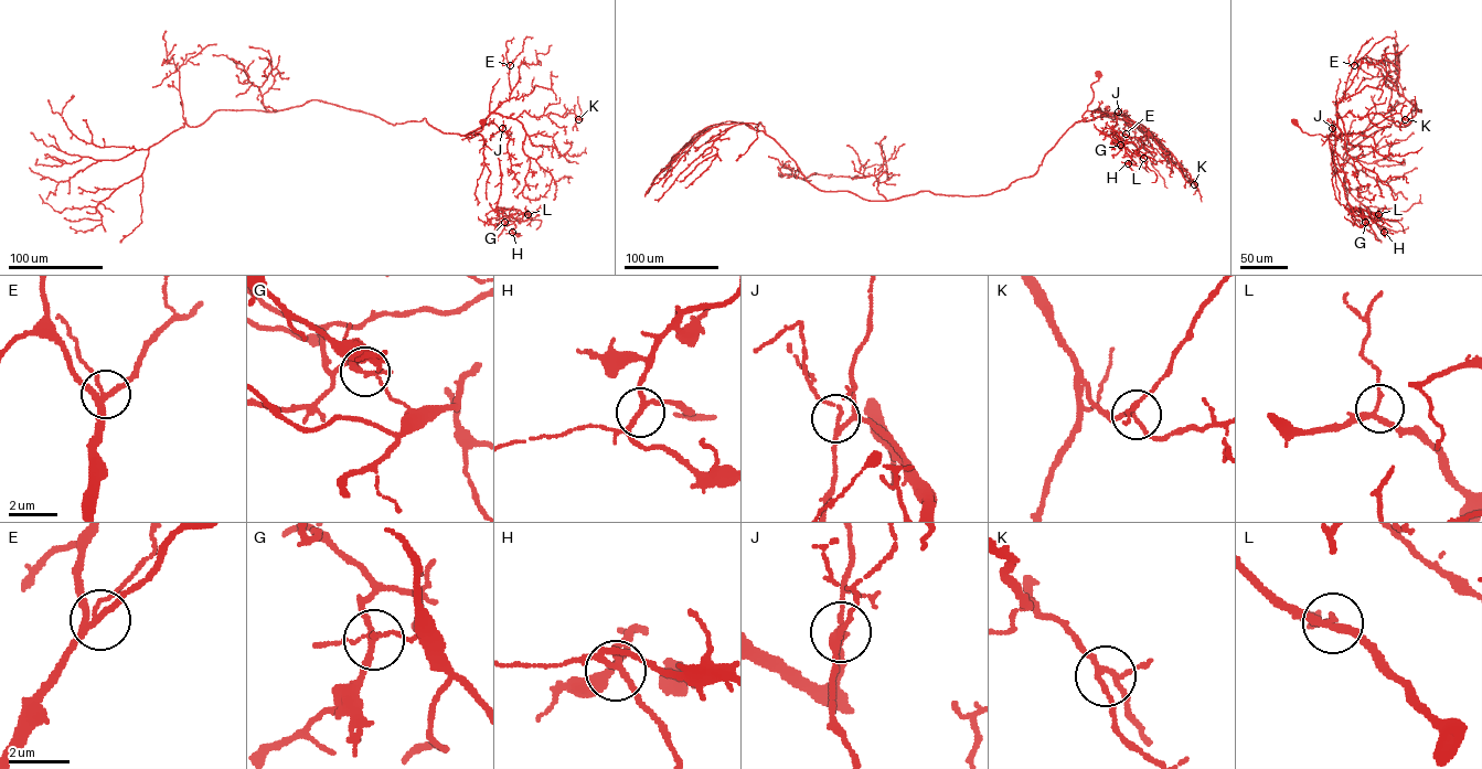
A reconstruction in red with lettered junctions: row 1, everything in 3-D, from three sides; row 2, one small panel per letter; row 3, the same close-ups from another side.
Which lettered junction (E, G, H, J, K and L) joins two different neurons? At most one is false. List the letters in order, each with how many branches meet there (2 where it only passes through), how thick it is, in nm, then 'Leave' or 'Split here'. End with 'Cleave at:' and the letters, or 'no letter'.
E: Branches: 4. Thickness 200 nm. Leave
G: Branches: 4. Thickness 190 nm. Split here
H: Branches: 3. Thickness 170 nm. Leave
J: Branches: 3. Thickness 160 nm. Leave
K: Branches: 4. Thickness 160 nm. Leave
L: Branches: 3. Thickness 190 nm. Leave
Cleave at: G

